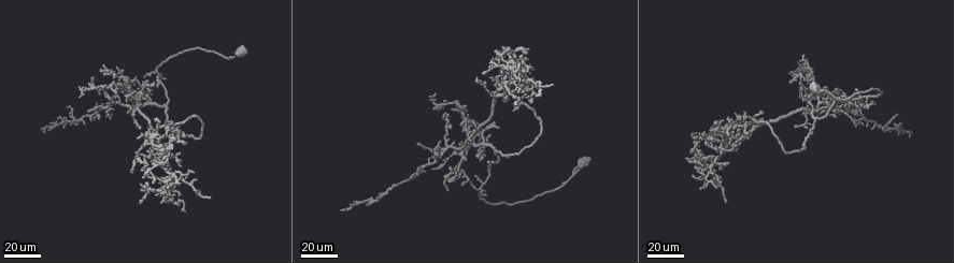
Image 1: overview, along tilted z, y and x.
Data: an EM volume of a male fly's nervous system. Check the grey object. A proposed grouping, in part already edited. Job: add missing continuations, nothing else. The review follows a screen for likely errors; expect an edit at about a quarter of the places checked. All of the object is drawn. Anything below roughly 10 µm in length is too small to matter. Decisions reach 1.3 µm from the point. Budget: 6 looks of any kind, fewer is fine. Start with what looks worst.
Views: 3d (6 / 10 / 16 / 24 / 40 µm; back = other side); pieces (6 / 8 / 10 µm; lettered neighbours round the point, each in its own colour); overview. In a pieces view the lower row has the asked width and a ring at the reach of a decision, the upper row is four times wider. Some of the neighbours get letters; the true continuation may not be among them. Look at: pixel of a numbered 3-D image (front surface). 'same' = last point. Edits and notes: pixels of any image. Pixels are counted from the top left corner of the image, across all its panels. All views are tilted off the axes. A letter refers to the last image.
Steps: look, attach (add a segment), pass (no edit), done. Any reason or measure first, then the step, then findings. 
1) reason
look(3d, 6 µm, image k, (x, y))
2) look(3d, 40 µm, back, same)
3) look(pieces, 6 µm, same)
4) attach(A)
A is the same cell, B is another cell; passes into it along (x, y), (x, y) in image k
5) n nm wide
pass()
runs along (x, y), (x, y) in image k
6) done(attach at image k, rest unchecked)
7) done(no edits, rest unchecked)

free end
look(3d, 24 µm, image 1, (840, 90))

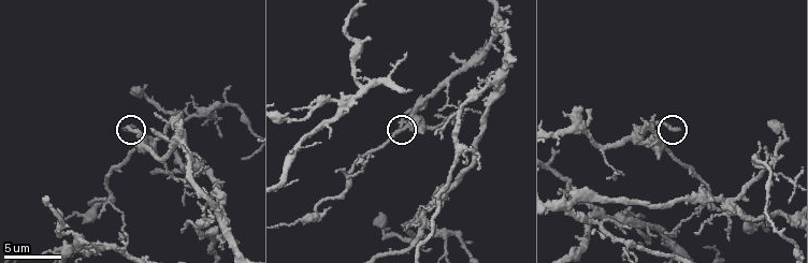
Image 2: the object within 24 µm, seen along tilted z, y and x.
see the neighbours
look(pieces, 8 µm, image 2, (677, 131))

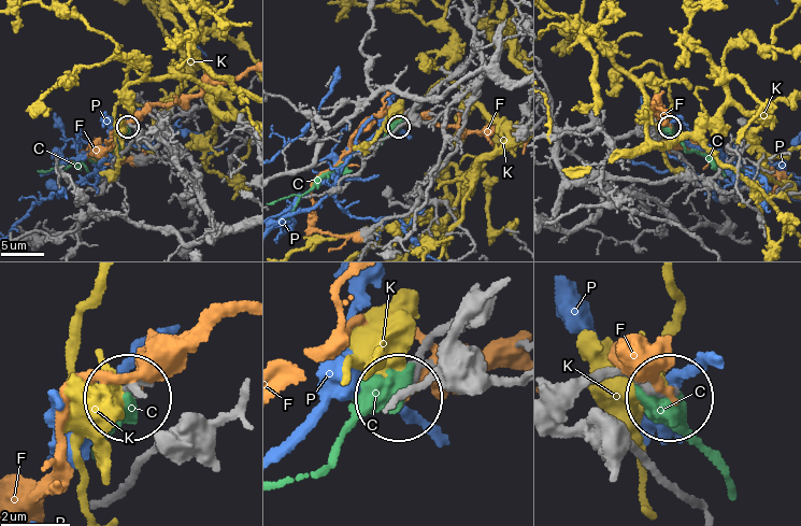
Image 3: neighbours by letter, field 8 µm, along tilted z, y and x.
pass()
C, F, K and P are other cells; none of them fits

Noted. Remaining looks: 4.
free end
look(3d, 40 µm, image 1, (535, 97))

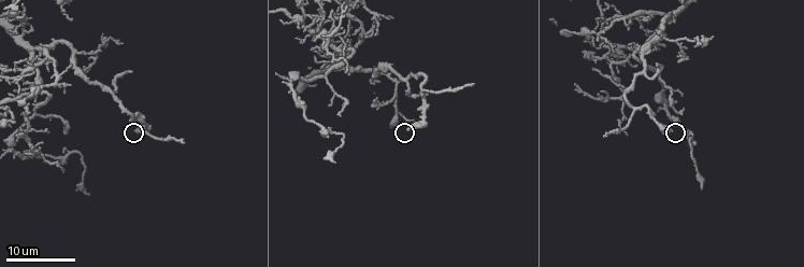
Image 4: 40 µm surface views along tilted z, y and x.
look(3d, 10 µm, image 4, (407, 130))

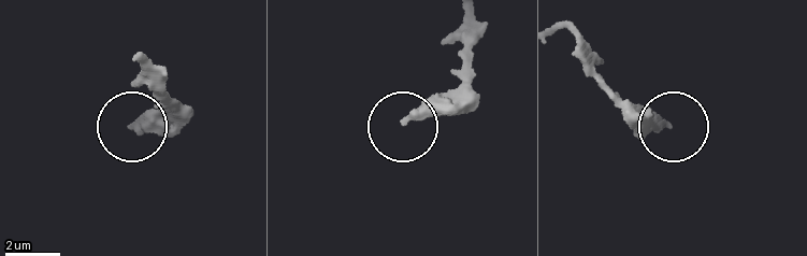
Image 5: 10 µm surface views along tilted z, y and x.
look(pieces, 8 µm, image 5, (669, 125))

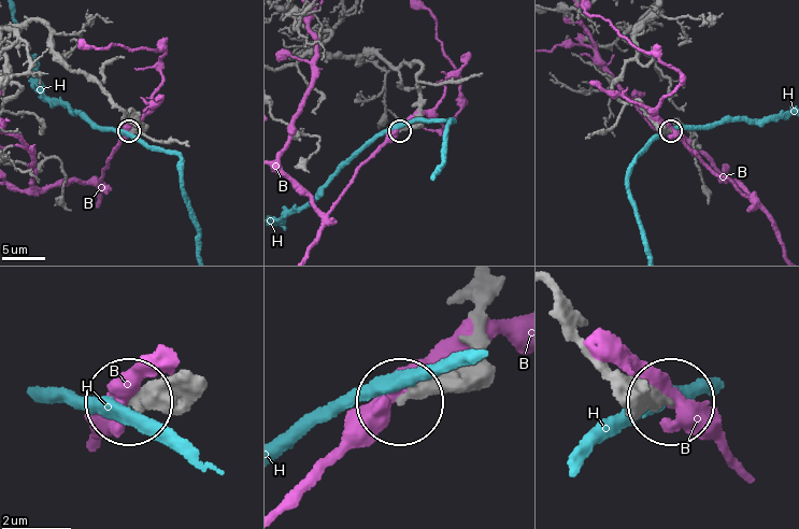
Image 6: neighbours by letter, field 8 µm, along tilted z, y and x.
pass()
B and H are other cells; runs along (61, 58), (130, 111), (140, 123), (129, 130) in image 6; no lettered segment goes on from it

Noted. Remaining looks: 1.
done(no edits, rest unchecked)

